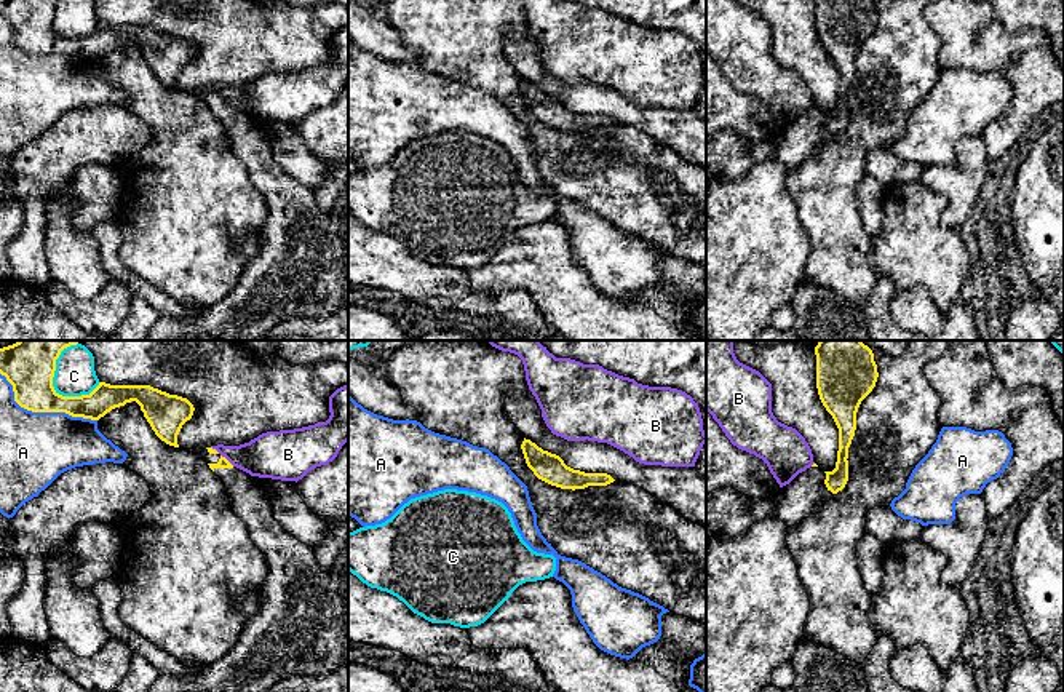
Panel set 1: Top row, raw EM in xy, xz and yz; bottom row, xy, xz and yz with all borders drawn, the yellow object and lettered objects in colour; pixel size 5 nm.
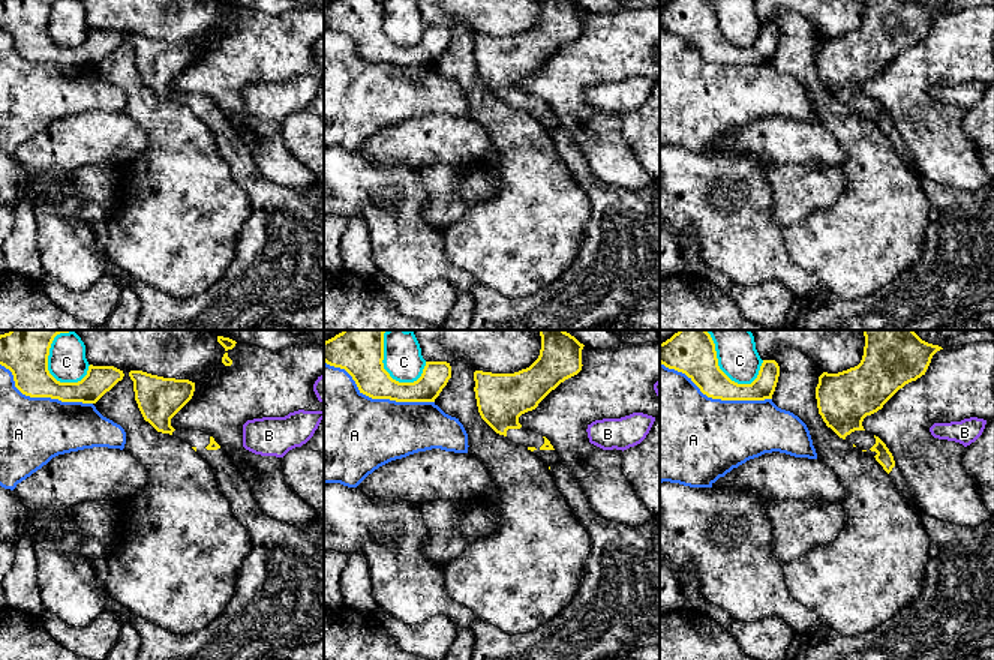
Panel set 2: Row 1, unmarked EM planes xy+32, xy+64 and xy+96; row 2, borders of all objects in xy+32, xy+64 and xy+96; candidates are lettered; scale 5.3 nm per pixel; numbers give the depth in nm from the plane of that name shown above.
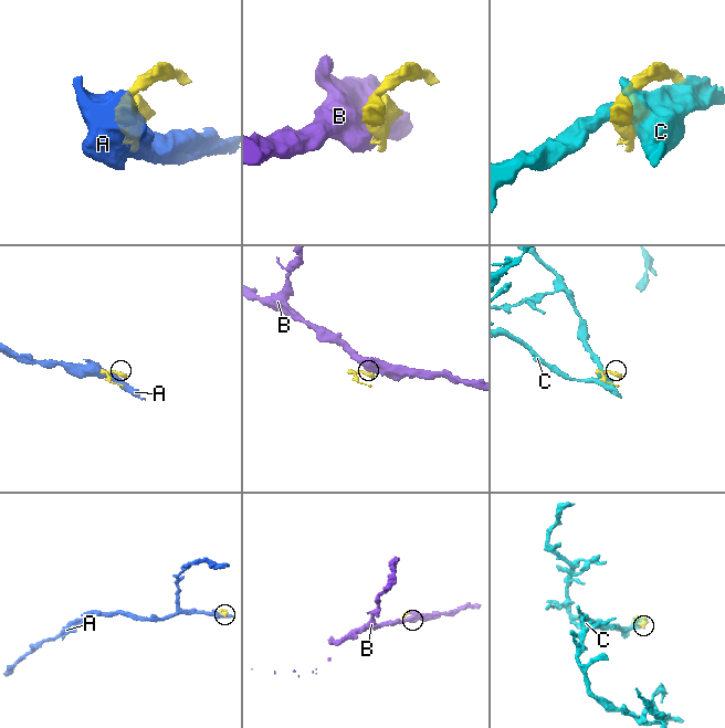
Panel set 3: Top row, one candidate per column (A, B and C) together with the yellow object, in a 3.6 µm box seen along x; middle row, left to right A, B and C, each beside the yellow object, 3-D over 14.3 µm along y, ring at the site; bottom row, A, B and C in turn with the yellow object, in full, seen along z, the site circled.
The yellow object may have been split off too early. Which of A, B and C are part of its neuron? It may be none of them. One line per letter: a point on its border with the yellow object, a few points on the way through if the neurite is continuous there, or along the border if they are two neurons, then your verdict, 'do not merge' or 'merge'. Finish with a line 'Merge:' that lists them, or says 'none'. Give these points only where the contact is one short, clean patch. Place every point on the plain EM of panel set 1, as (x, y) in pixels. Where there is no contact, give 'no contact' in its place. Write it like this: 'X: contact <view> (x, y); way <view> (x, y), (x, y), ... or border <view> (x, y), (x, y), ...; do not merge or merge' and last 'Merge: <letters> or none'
A: contact xy (42, 53); do not merge
B: contact xy (221, 98); border xy (211, 88), (234, 107); do not merge
C: contact xy (61, 37); do not merge
Merge: none

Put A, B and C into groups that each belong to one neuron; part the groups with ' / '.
A / B / C

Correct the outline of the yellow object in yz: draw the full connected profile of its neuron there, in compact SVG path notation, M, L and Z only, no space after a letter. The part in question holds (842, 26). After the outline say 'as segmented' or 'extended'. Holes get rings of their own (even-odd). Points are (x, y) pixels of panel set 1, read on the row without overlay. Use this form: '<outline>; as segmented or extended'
M816 0L818 37L839 70L837 104L832 113L813 105L780 131L773 157L788 169L797 168L845 129L856 54L875 29L877 19L874 0Z; extended

